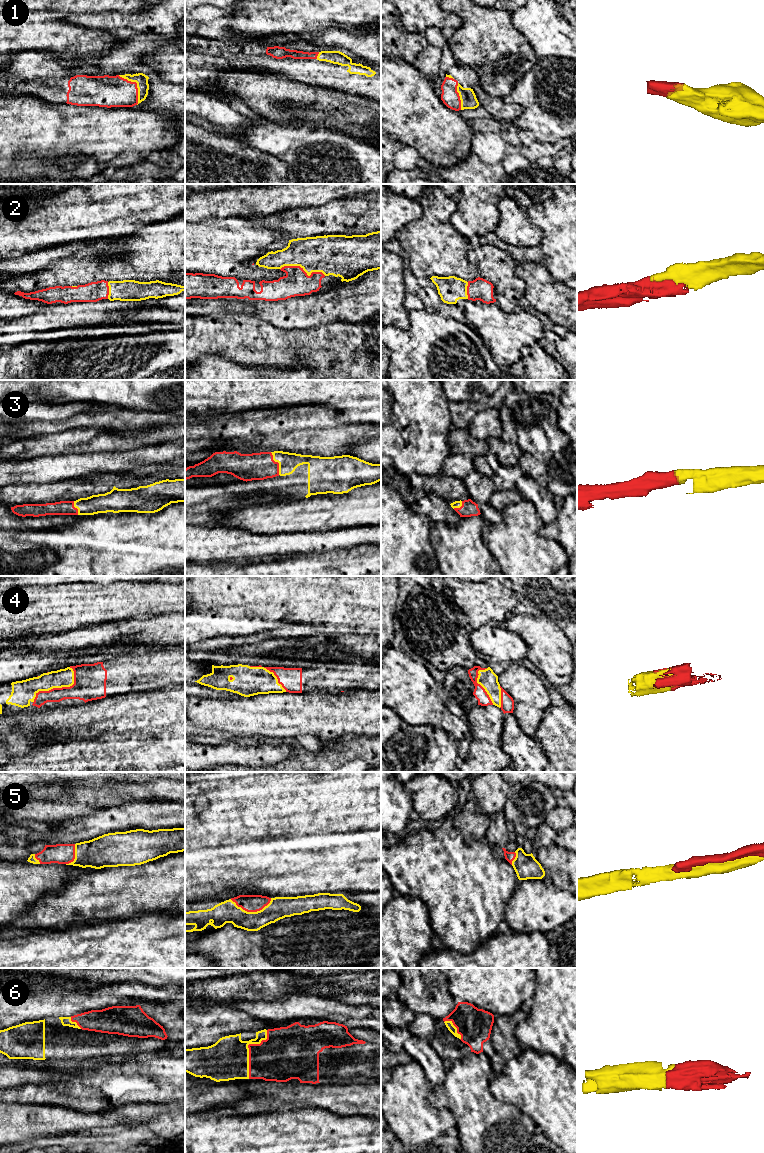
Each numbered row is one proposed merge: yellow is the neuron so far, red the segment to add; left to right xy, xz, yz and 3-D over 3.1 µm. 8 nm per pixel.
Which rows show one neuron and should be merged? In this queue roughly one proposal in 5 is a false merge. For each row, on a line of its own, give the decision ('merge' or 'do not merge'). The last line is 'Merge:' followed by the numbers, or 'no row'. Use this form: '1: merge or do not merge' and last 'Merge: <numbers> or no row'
1: merge
2: merge
3: merge
4: merge
5: merge
6: merge
Merge: 1, 2, 3, 4, 5, 6

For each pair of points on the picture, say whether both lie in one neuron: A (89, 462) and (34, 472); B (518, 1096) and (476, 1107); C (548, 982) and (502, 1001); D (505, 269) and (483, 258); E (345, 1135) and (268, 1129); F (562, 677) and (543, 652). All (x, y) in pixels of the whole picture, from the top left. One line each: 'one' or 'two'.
A: one
B: two
C: two
D: one
E: one
F: one

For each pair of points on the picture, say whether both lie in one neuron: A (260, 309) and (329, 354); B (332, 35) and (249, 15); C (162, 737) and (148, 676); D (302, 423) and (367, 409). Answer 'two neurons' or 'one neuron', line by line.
A: two neurons
B: two neurons
C: two neurons
D: two neurons

